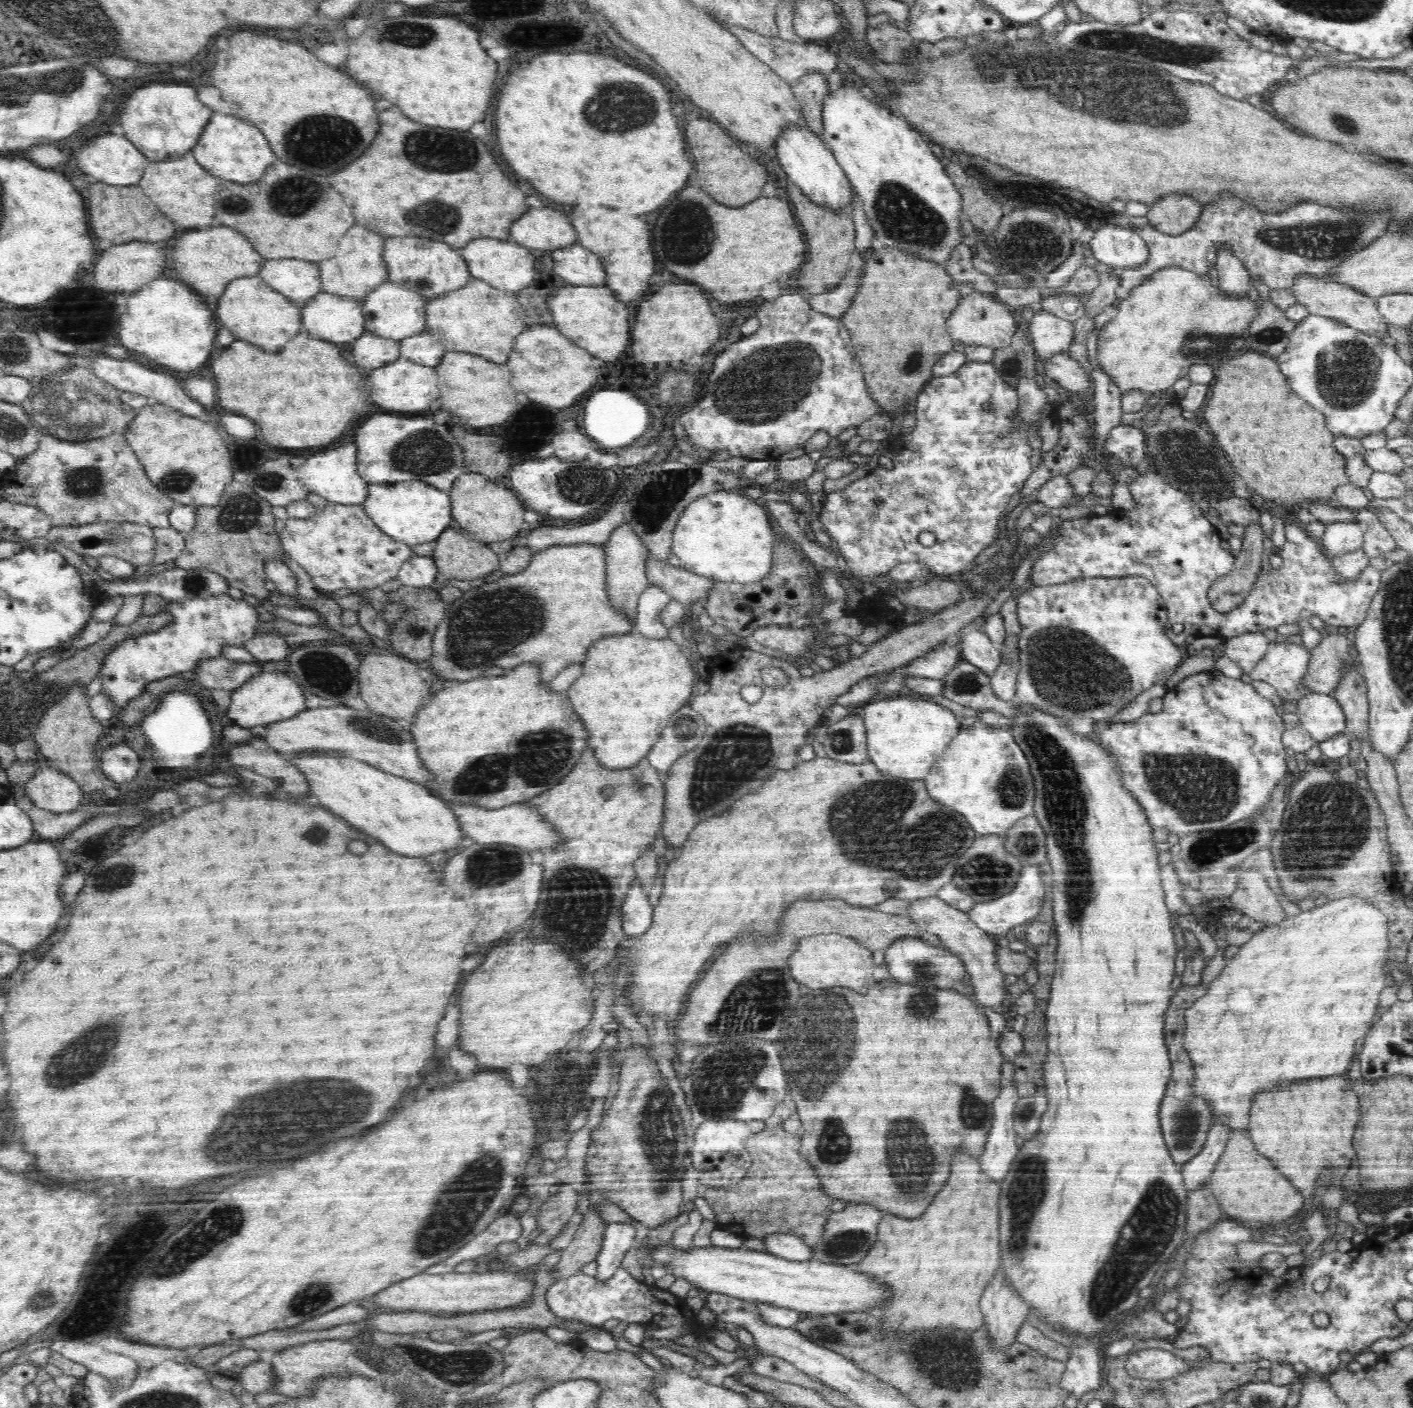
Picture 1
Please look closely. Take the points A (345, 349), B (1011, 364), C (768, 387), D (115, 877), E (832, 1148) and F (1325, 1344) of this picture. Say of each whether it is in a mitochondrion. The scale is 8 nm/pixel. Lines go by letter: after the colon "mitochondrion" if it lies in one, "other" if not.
A: other
B: mitochondrion
C: mitochondrion
D: mitochondrion
E: mitochondrion
F: other

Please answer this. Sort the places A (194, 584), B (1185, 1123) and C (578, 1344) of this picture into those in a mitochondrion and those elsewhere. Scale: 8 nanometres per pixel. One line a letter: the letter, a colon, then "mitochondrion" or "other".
A: mitochondrion
B: mitochondrion
C: other

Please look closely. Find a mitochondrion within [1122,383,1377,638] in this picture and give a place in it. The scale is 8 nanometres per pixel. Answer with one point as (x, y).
(1171, 451)

